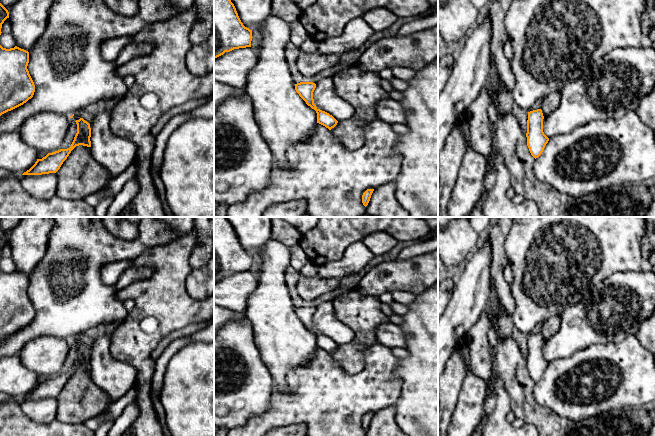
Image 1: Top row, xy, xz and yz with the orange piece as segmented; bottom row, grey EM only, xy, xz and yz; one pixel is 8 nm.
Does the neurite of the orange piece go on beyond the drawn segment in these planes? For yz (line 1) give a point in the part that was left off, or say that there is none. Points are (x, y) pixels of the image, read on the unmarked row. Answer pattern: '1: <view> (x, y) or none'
1: none

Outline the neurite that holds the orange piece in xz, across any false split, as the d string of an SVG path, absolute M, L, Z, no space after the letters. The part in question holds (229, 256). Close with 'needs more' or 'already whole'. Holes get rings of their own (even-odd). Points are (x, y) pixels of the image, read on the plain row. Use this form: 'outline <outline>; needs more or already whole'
outline M214 217L214 282L234 273L251 271L252 262L252 254L243 249L227 218Z; already whole

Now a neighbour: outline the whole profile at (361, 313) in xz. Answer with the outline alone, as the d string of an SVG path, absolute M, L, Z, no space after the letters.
M357 287L340 292L333 300L333 306L336 318L354 332L354 338L348 344L338 345L330 356L344 372L356 374L363 369L365 364L362 354L363 349L378 343L375 331L380 325L389 323L388 316L381 311L381 302L378 297L363 295Z

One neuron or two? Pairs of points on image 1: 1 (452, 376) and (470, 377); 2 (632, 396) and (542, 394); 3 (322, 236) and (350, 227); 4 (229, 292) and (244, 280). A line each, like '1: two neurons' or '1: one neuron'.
1: two neurons
2: one neuron
3: one neuron
4: one neuron

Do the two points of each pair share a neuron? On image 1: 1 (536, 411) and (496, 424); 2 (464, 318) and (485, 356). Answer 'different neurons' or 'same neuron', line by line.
1: different neurons
2: different neurons

